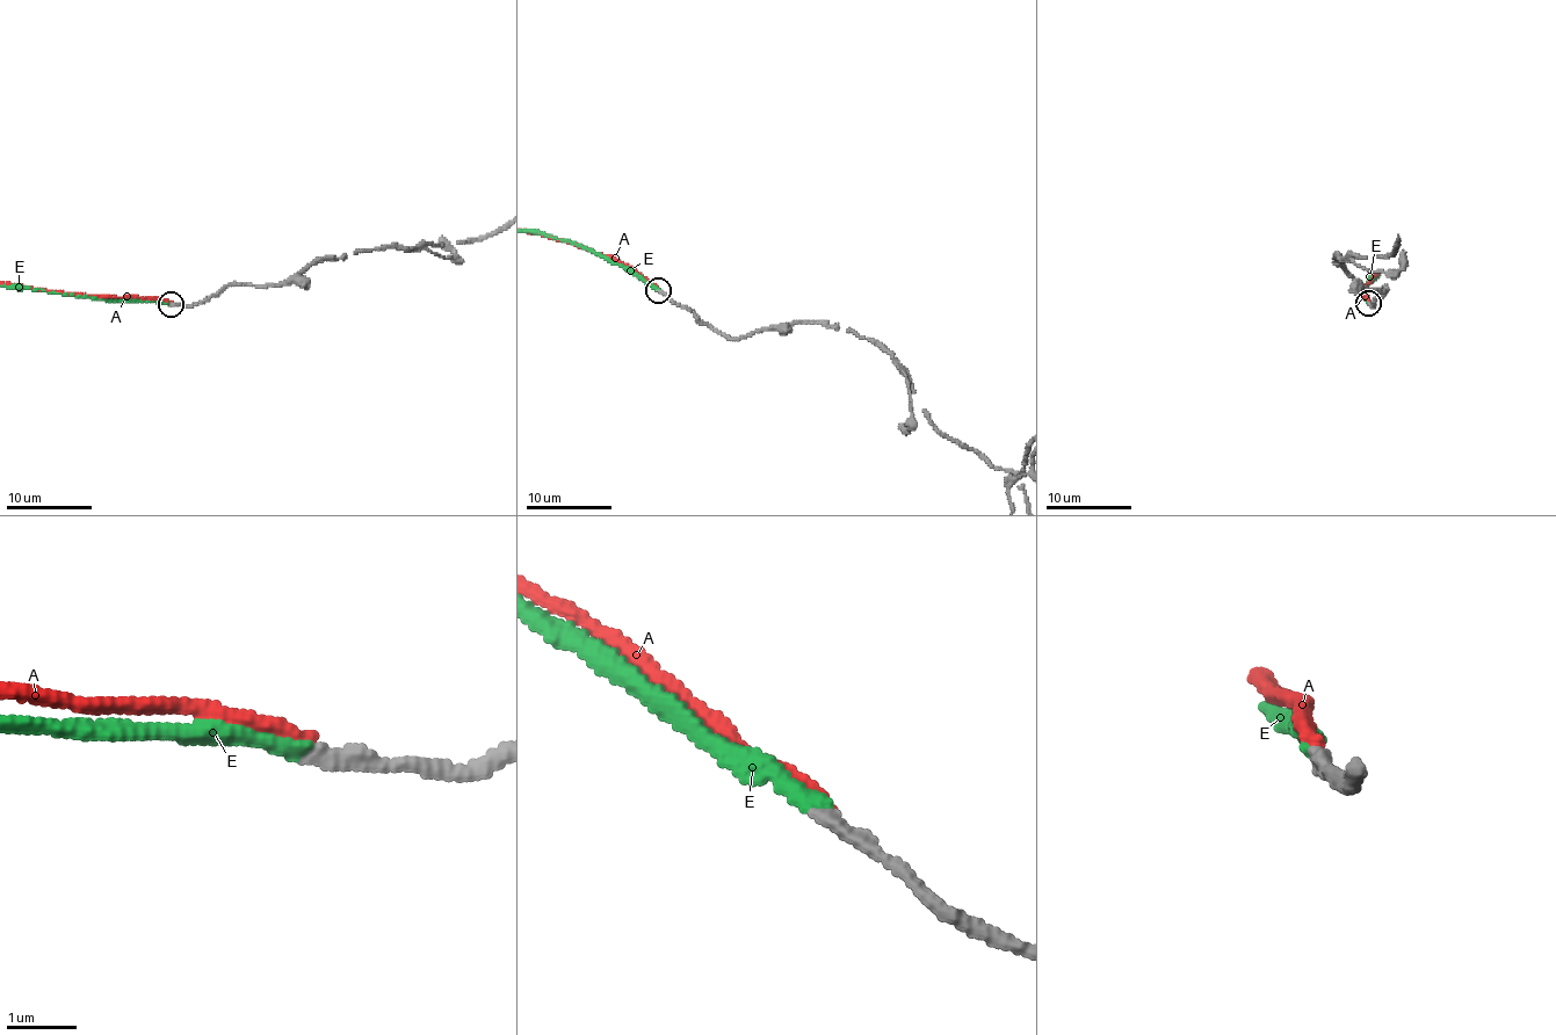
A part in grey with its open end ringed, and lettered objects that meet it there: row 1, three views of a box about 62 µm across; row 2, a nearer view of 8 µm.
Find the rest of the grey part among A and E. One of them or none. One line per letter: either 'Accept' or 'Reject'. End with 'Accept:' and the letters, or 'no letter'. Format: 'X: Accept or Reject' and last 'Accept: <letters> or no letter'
A: Reject
E: Accept
Accept: E

